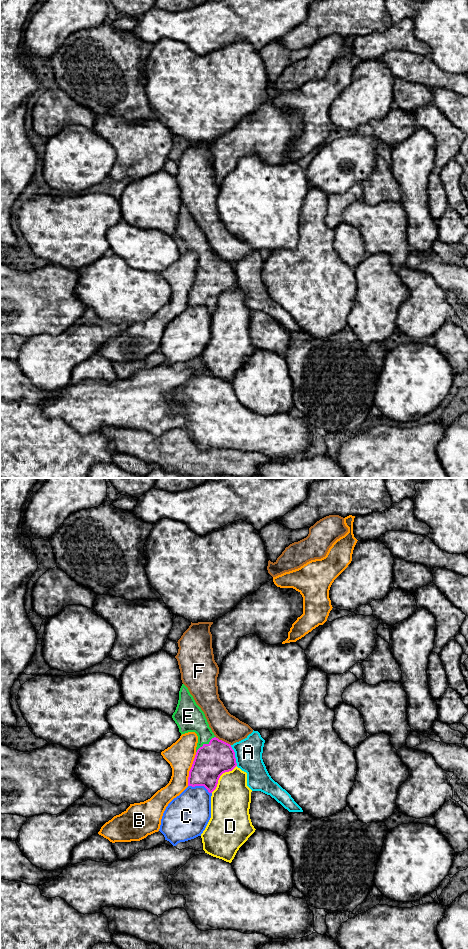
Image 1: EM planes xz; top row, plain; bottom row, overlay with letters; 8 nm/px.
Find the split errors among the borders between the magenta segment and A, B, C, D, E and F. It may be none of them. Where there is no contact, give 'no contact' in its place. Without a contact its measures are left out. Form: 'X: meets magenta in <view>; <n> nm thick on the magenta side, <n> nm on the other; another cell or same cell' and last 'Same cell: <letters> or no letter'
A: meets magenta in xz; 280 nm thick on the magenta side, 220 nm on the other; another cell
B: meets magenta in xz; 280 nm thick on the magenta side, 220 nm on the other; another cell
C: meets magenta in xz; 280 nm thick on the magenta side, 340 nm on the other; another cell
D: meets magenta in xz; 280 nm thick on the magenta side, 320 nm on the other; another cell
E: meets magenta in xz; 280 nm thick on the magenta side, 220 nm on the other; same cell
F: meets magenta in xz; 280 nm thick on the magenta side, 220 nm on the other; another cell
Same cell: E

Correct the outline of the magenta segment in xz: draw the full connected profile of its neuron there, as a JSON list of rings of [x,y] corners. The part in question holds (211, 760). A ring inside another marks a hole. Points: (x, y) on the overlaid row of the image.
[[[182,684],[173,720],[182,734],[195,732],[198,736],[196,755],[189,771],[188,786],[204,786],[212,793],[220,776],[236,766],[231,745],[219,740],[212,732],[204,712],[196,704],[188,688]]]

